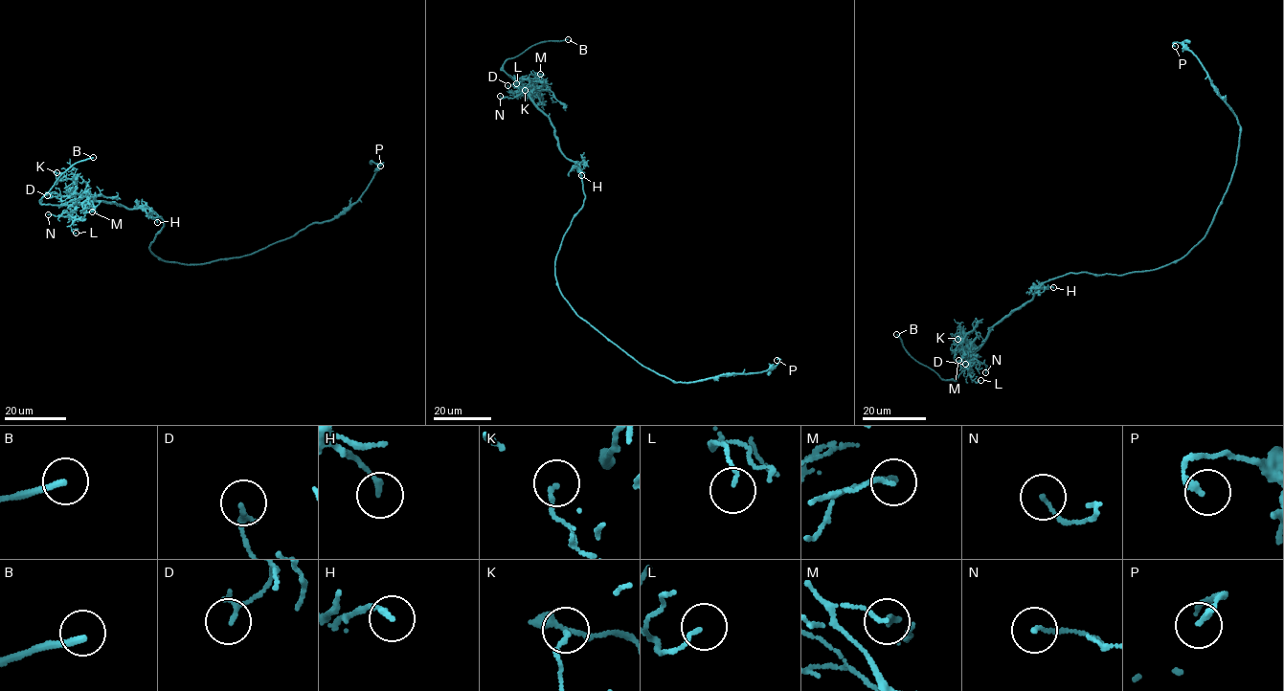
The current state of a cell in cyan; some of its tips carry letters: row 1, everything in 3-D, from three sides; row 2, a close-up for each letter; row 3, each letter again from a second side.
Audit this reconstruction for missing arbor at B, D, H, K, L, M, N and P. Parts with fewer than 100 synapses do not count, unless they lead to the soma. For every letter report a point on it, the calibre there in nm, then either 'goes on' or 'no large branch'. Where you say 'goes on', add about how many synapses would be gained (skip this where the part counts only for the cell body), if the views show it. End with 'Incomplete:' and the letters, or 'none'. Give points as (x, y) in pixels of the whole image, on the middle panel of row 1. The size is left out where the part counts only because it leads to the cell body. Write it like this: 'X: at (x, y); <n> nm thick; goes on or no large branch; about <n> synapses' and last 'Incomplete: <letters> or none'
B: at (568, 39); 200 nm thick; goes on
D: at (507, 85); 110 nm thick; no large branch
H: at (581, 175); 150 nm thick; no large branch
K: at (525, 90); 130 nm thick; no large branch
L: at (516, 83); 110 nm thick; no large branch
M: at (540, 74); 120 nm thick; no large branch
N: at (500, 96); 100 nm thick; no large branch
P: at (777, 360); 200 nm thick; no large branch
Incomplete: B

